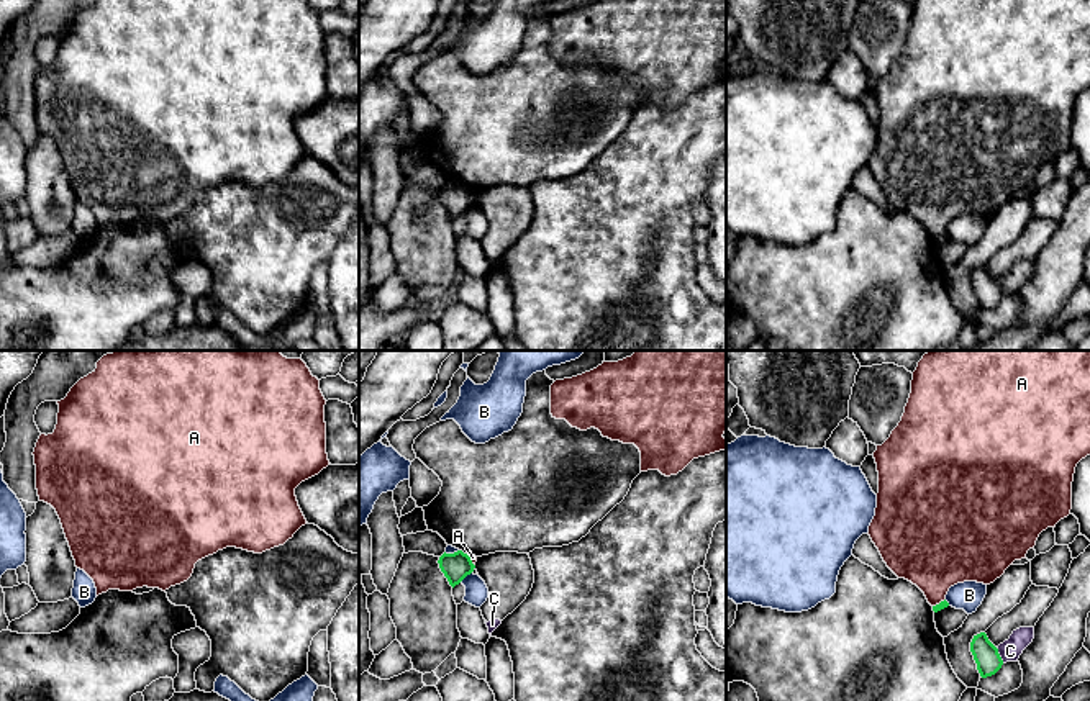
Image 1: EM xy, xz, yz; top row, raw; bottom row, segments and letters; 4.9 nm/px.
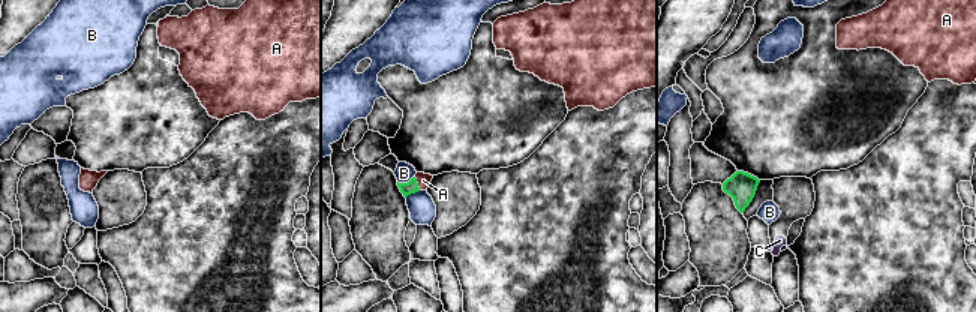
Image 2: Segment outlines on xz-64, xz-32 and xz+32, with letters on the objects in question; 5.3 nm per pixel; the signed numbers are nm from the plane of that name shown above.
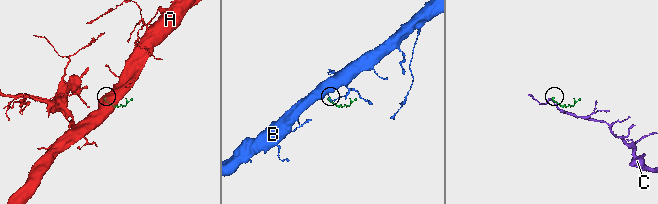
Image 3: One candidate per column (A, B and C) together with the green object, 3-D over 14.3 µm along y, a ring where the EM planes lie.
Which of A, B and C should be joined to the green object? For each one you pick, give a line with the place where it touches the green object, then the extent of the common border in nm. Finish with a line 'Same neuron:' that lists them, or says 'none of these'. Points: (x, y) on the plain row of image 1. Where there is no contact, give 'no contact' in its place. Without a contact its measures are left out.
A: meets green in yz at (940, 236); contact 80 nm long
Same neuron: A

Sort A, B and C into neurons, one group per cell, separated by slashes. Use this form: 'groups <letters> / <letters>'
groups A / B / C

